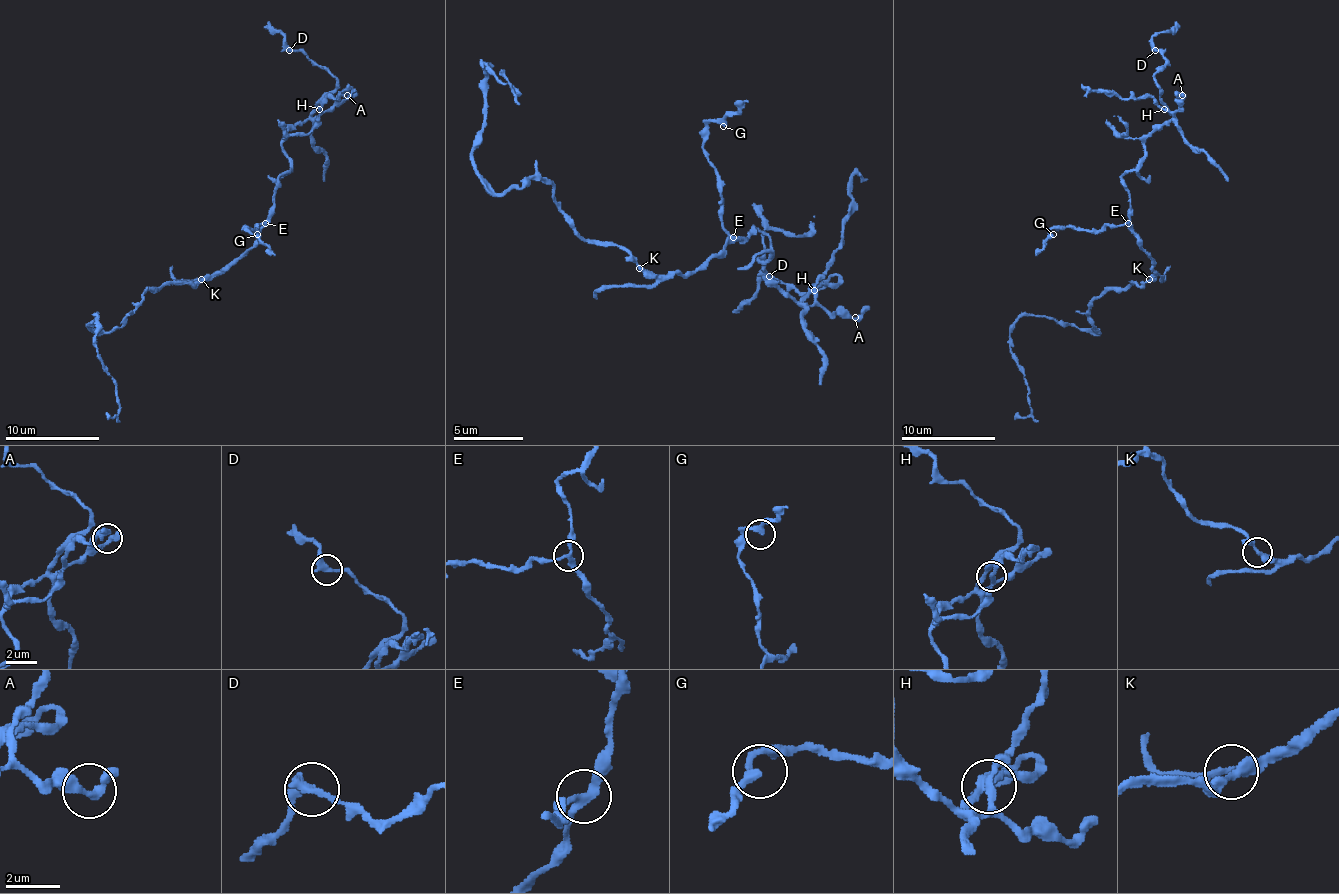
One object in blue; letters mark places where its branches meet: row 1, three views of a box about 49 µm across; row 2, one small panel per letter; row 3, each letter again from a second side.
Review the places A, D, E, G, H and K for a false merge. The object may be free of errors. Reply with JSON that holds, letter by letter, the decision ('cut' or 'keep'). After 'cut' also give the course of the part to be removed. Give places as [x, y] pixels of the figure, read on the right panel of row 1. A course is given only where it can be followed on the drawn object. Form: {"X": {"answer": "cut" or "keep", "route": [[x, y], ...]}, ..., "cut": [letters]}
{"A": {"answer": "keep"}, "D": {"answer": "keep"}, "E": {"answer": "keep"}, "G": {"answer": "keep"}, "H": {"answer": "keep"}, "K": {"answer": "keep"}, "cut": []}

